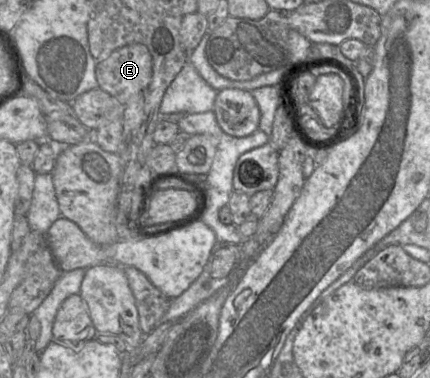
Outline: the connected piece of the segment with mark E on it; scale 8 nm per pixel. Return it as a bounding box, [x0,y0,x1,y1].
[95,43,153,105]

